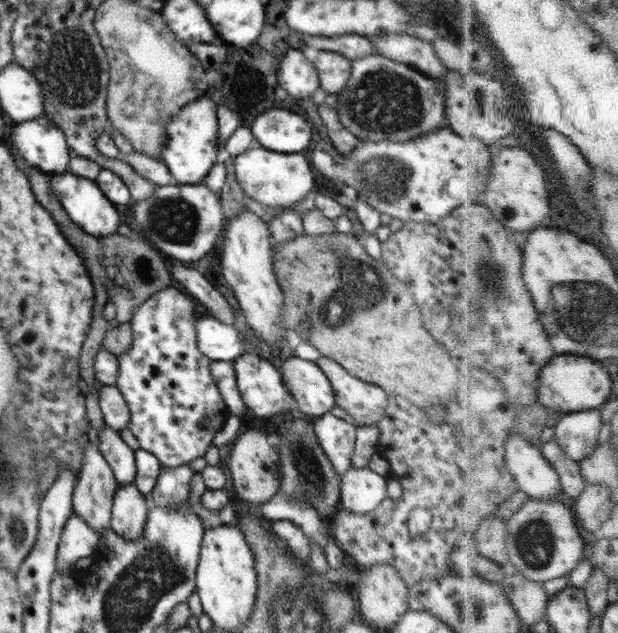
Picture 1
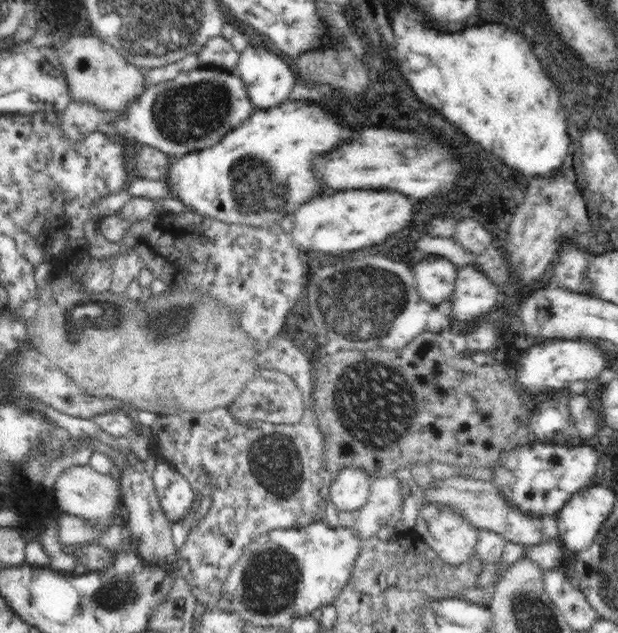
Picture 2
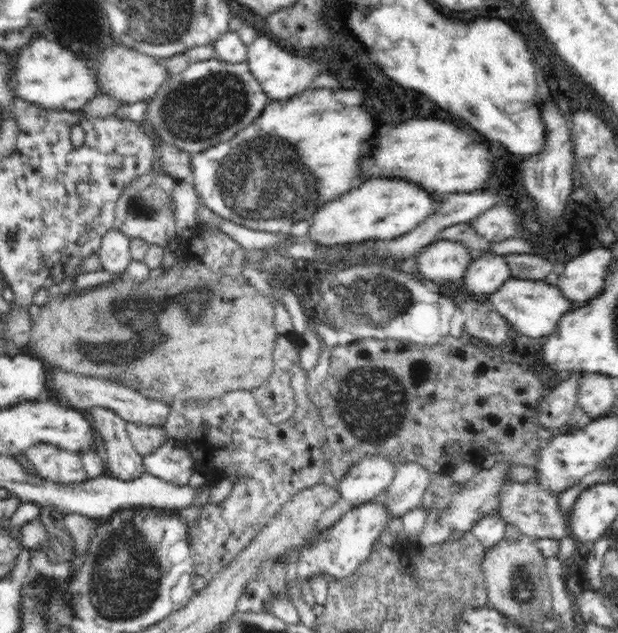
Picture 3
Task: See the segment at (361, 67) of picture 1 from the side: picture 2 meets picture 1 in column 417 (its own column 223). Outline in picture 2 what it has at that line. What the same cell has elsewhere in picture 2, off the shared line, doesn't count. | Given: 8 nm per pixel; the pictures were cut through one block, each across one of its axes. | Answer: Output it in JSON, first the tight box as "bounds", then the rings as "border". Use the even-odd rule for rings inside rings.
{"bounds":[114,69,253,156],"border":[[[199,69],[179,72],[175,79],[148,85],[134,102],[114,113],[117,136],[130,144],[148,145],[180,156],[214,146],[253,113],[246,83],[234,71]]]}

